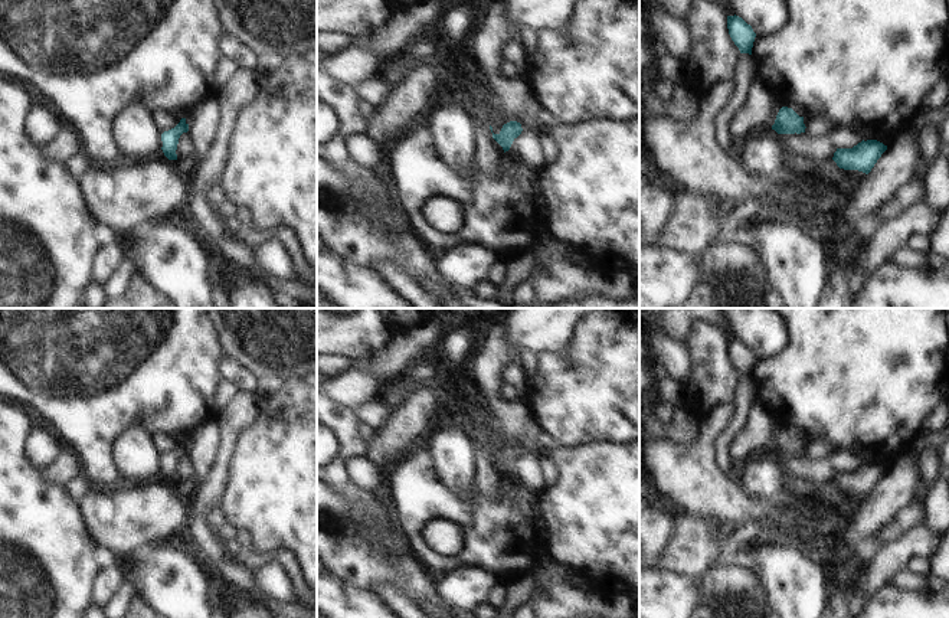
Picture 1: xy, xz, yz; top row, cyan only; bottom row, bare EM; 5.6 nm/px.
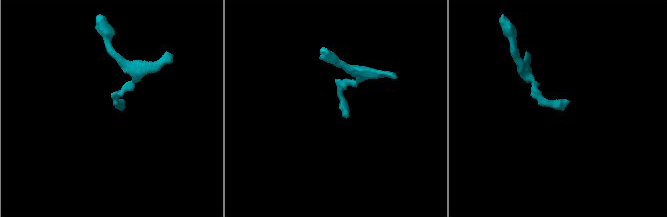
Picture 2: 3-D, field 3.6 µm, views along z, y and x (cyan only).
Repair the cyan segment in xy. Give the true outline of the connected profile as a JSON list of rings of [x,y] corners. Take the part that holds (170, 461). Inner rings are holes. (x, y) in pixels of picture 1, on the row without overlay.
[[[181,441],[174,451],[164,454],[161,457],[161,464],[163,464],[161,473],[168,483],[177,483],[176,473],[177,473],[179,461],[183,455],[187,454],[189,454],[189,447],[186,445],[186,441]]]

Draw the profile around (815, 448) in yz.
[[[804,439],[805,455],[811,460],[825,460],[831,451],[835,449],[832,444],[825,439]]]

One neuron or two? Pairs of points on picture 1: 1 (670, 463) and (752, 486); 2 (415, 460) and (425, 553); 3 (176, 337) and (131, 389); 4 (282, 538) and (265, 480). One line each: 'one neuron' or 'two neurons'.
1: two neurons
2: one neuron
3: one neuron
4: one neuron

